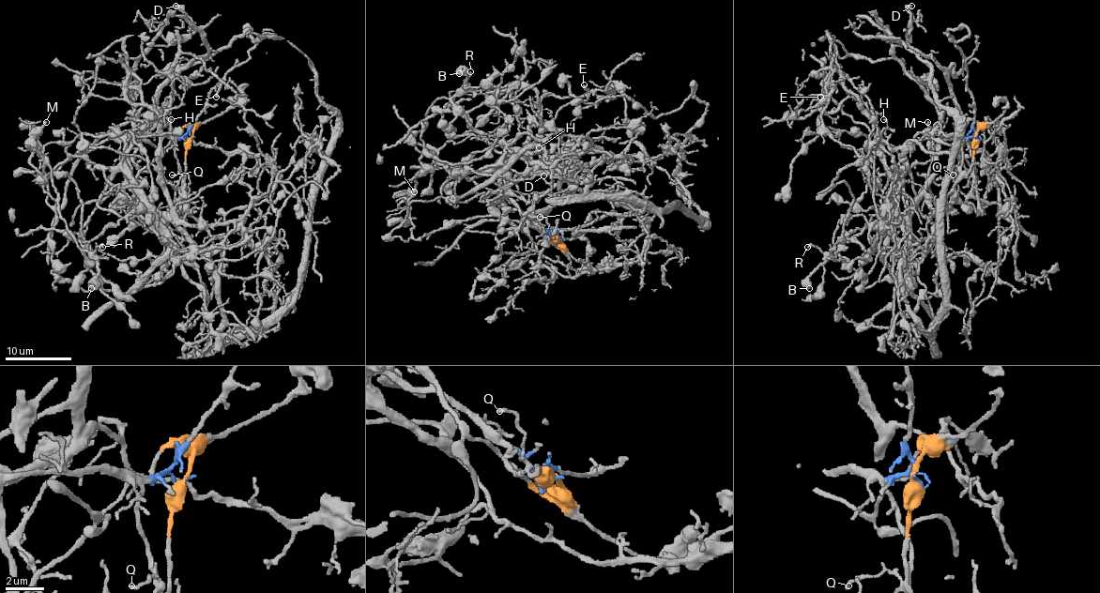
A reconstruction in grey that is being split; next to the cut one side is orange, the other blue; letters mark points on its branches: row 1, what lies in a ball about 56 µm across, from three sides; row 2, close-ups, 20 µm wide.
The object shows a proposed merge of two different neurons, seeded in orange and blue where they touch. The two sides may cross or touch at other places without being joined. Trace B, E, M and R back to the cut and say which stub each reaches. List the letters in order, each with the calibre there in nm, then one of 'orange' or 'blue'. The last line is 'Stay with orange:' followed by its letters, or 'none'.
B: 600 nm | orange
E: 120 nm | orange
M: 200 nm | blue
R: 240 nm | orange
Stay with orange: B, E, R

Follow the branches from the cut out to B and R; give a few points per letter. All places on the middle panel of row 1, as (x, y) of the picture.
B: (557, 241), (529, 224), (493, 170), (514, 149), (525, 155), (506, 153), (448, 108), (465, 88), (460, 73)
R: (557, 241), (529, 224), (493, 170), (514, 149), (525, 155), (506, 153), (448, 108), (469, 71)

